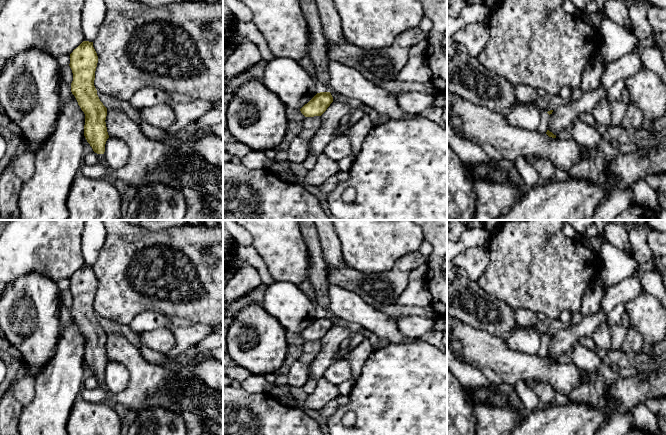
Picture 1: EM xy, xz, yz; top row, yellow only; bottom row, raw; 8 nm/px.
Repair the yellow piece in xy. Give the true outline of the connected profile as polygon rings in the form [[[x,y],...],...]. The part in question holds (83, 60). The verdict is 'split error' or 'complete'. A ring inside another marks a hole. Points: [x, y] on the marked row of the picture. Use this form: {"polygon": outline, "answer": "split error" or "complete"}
{"polygon": [[[83,41],[70,54],[70,68],[73,73],[71,92],[85,114],[84,136],[97,154],[104,154],[107,139],[119,137],[126,142],[130,157],[125,166],[112,169],[107,166],[109,180],[121,180],[137,192],[148,181],[146,175],[172,158],[182,158],[184,163],[178,174],[180,185],[175,187],[182,192],[186,200],[186,214],[183,220],[223,220],[223,168],[210,164],[200,155],[183,156],[174,147],[146,136],[141,125],[132,121],[128,115],[117,109],[107,109],[100,101],[94,86],[98,56],[93,42]]], "answer": "split error"}

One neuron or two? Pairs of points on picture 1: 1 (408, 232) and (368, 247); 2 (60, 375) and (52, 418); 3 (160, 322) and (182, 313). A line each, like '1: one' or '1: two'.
1: one
2: one
3: two

